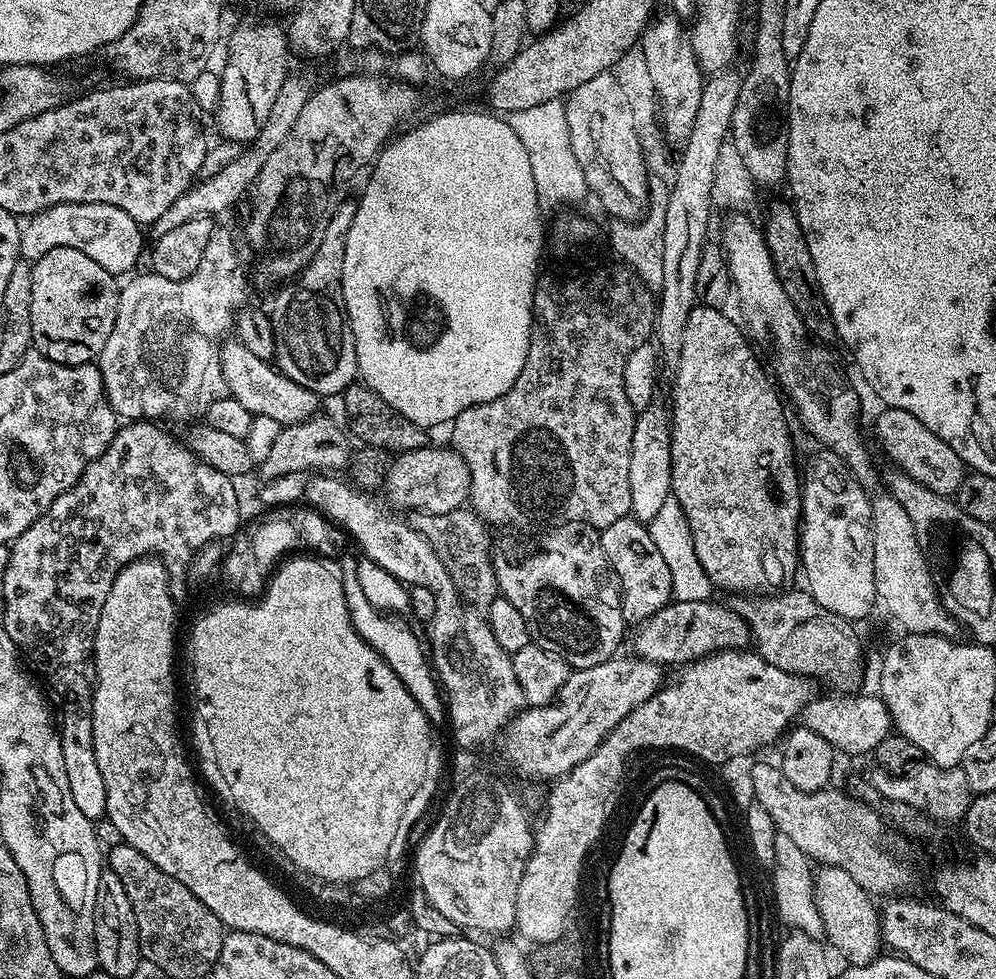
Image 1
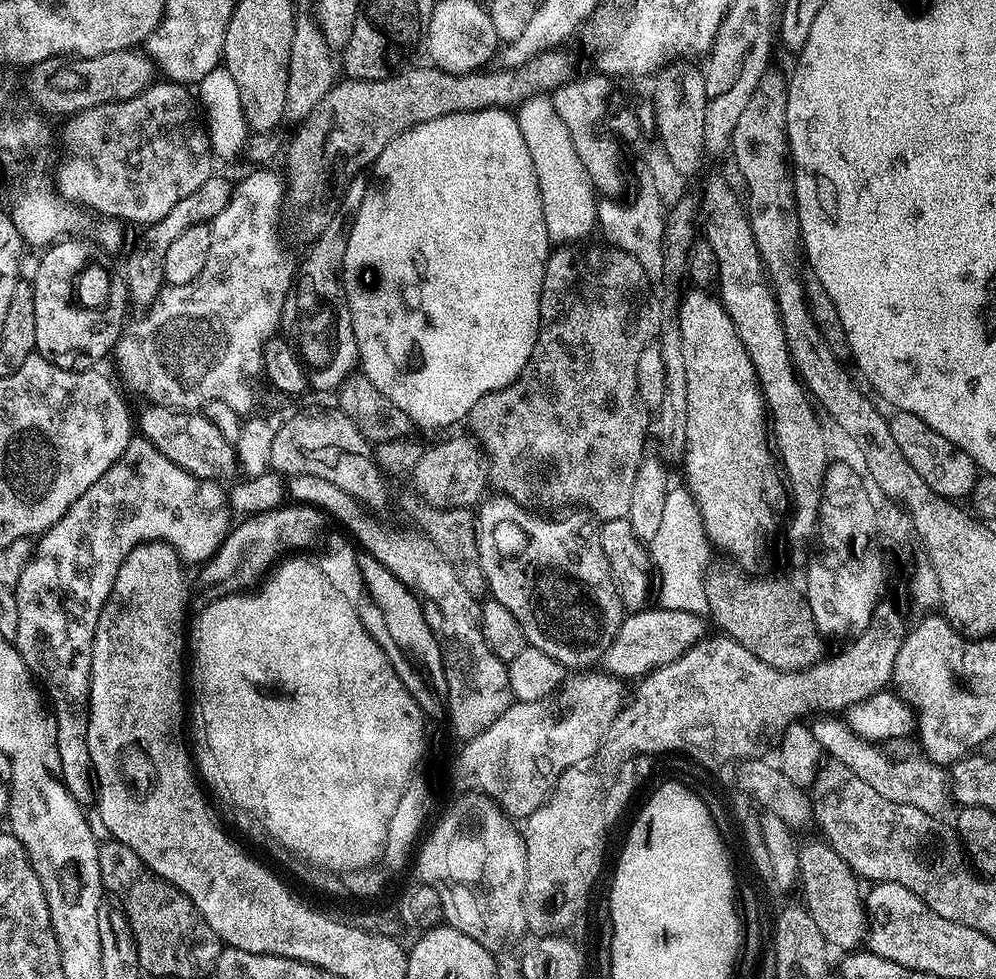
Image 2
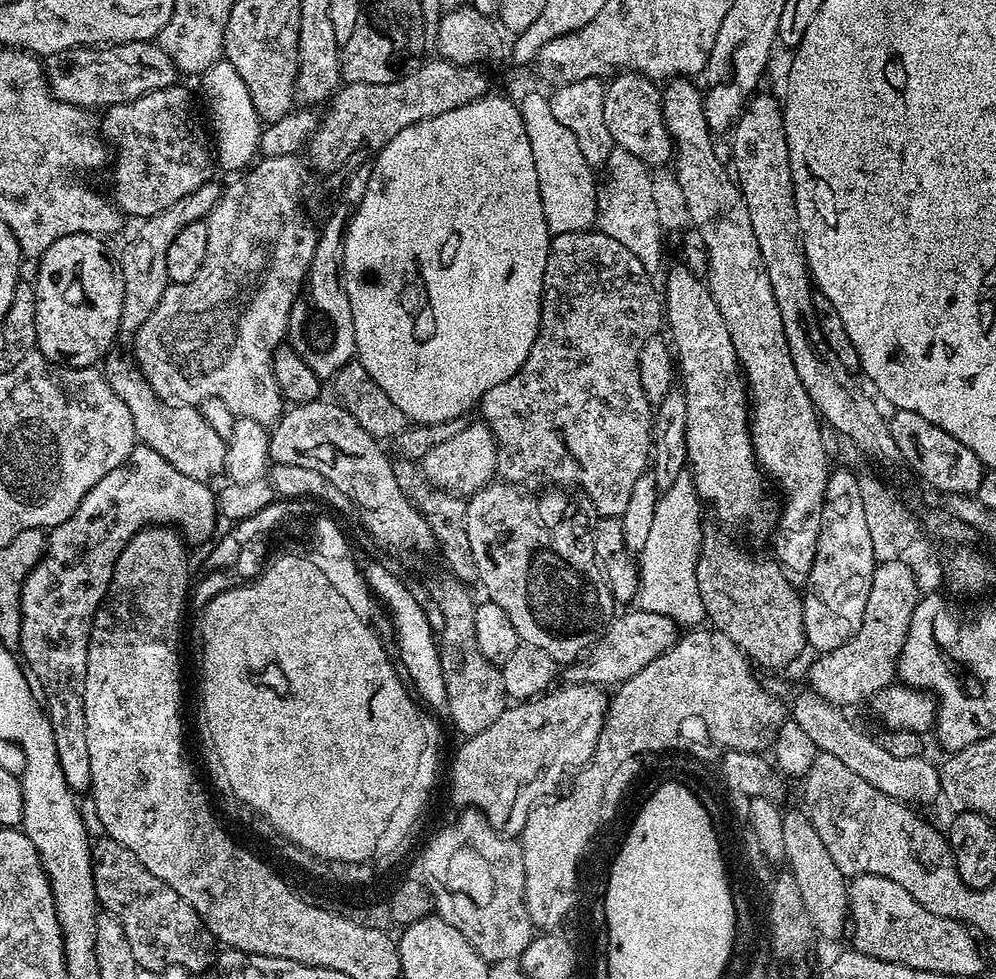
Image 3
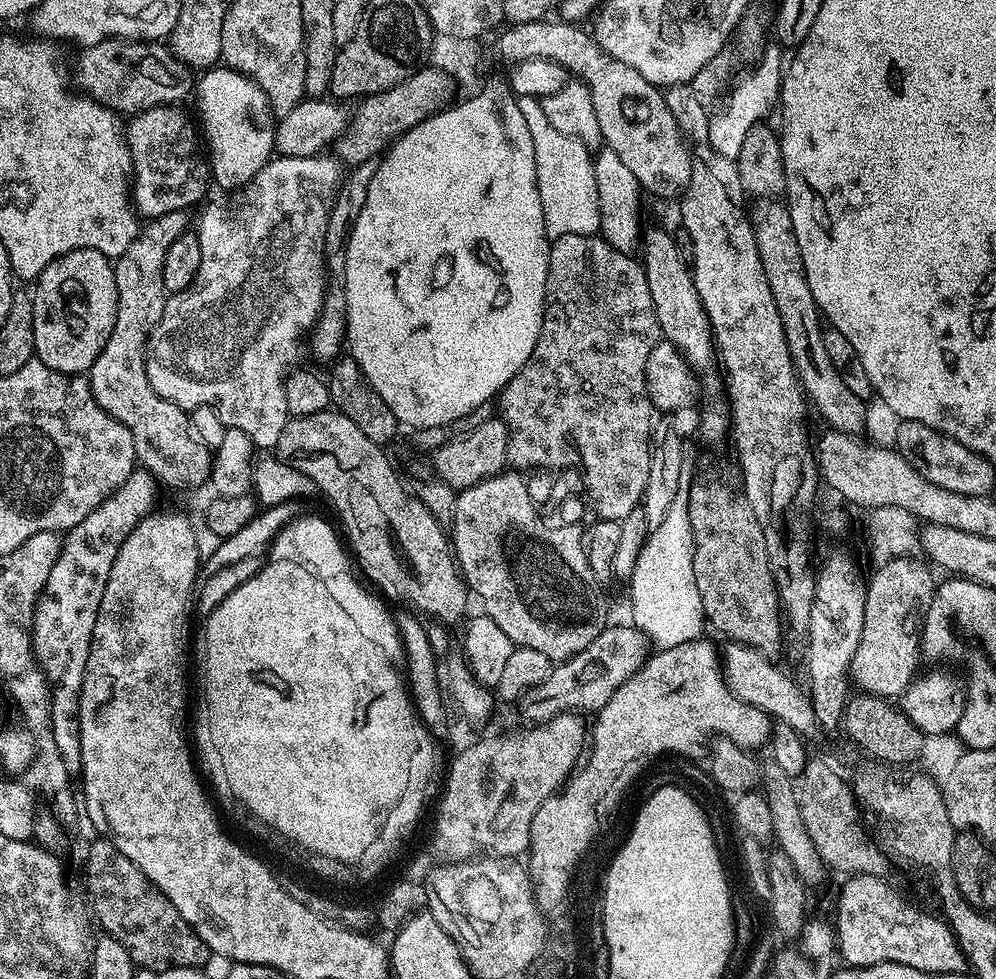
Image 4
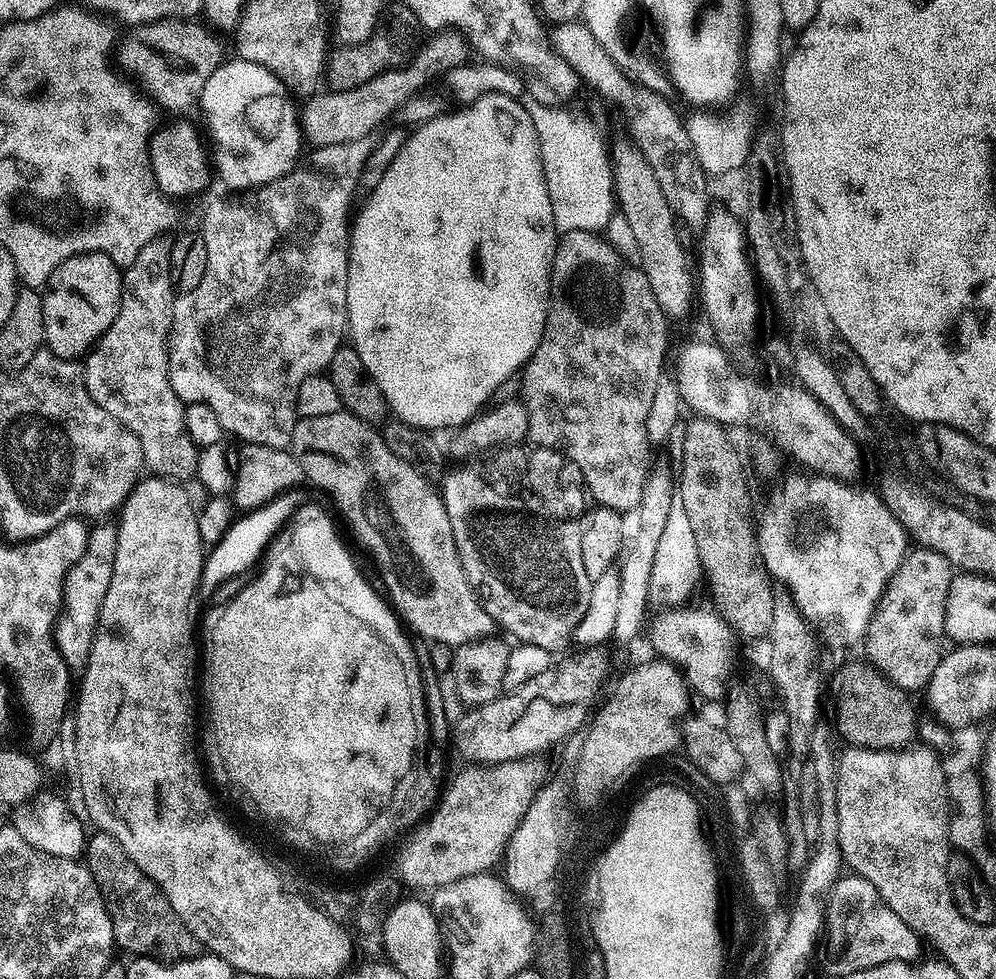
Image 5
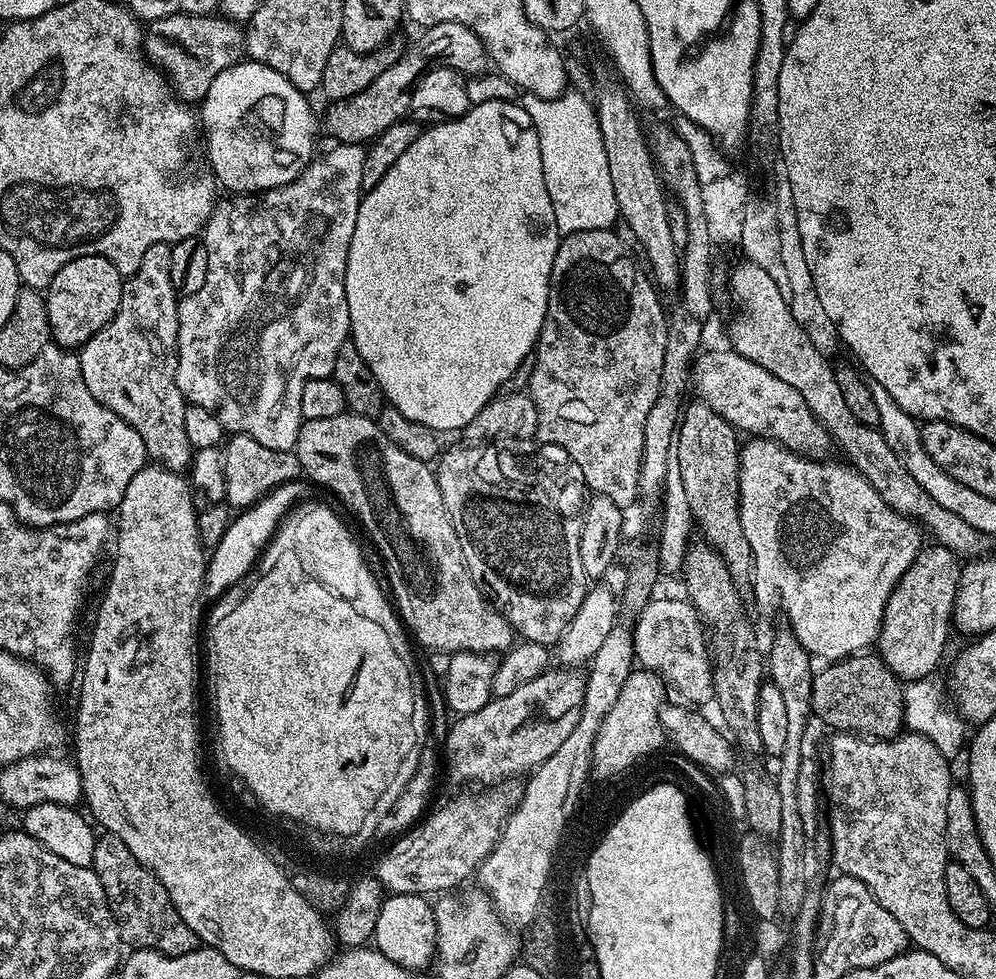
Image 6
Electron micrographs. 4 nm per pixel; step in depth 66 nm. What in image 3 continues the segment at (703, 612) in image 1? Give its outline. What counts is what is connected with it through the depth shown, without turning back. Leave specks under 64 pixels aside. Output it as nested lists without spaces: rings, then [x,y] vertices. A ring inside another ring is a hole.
[[[633,610],[625,616],[617,615],[608,625],[605,633],[587,651],[586,655],[575,661],[567,669],[567,679],[573,684],[598,684],[601,686],[619,686],[630,679],[638,670],[645,668],[654,658],[676,644],[678,625],[675,620],[662,614]]]

